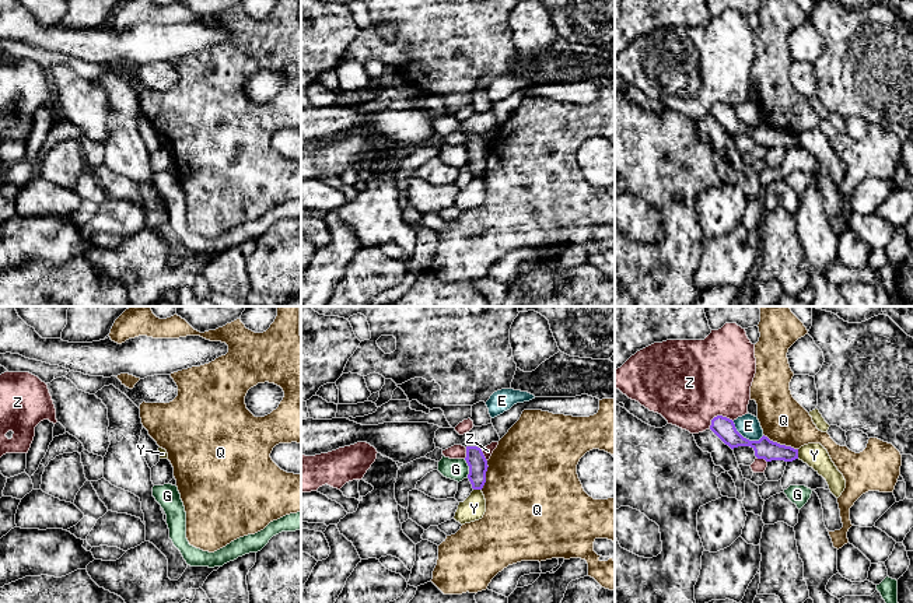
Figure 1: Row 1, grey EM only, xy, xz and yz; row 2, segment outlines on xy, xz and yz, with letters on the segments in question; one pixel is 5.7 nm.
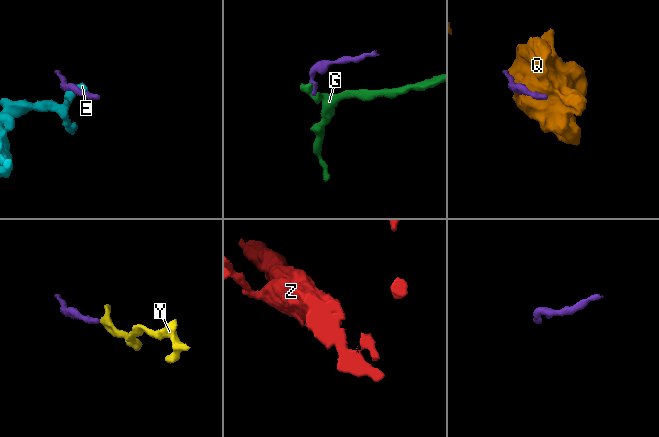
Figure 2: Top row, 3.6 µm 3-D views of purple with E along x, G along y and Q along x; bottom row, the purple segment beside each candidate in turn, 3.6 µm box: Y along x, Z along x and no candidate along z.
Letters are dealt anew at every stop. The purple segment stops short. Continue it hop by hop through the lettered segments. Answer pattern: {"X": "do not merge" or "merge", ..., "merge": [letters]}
{"E": "do not merge", "G": "do not merge", "Q": "do not merge", "Y": "do not merge", "Z": "do not merge", "merge": []}

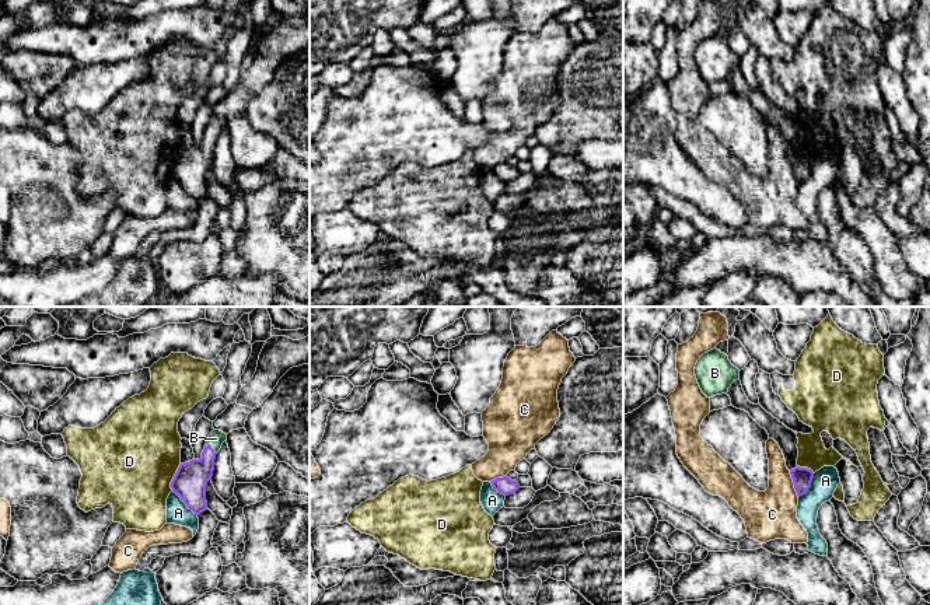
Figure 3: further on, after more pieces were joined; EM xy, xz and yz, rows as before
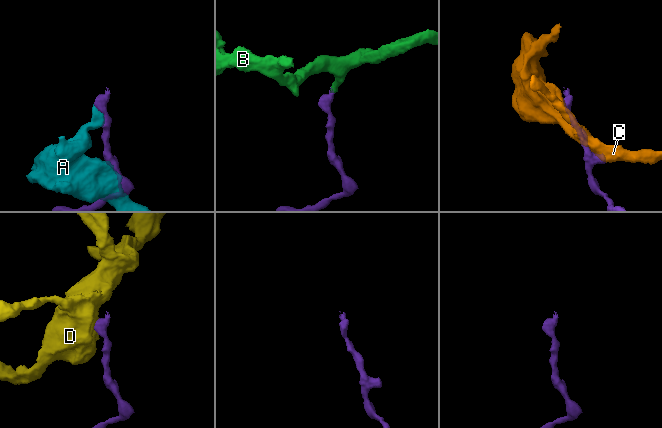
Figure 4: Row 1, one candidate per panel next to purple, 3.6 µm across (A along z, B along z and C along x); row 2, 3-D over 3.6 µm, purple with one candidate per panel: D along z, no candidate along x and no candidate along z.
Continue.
{"A": "do not merge", "B": "merge", "C": "do not merge", "D": "do not merge", "merge": ["B"]}

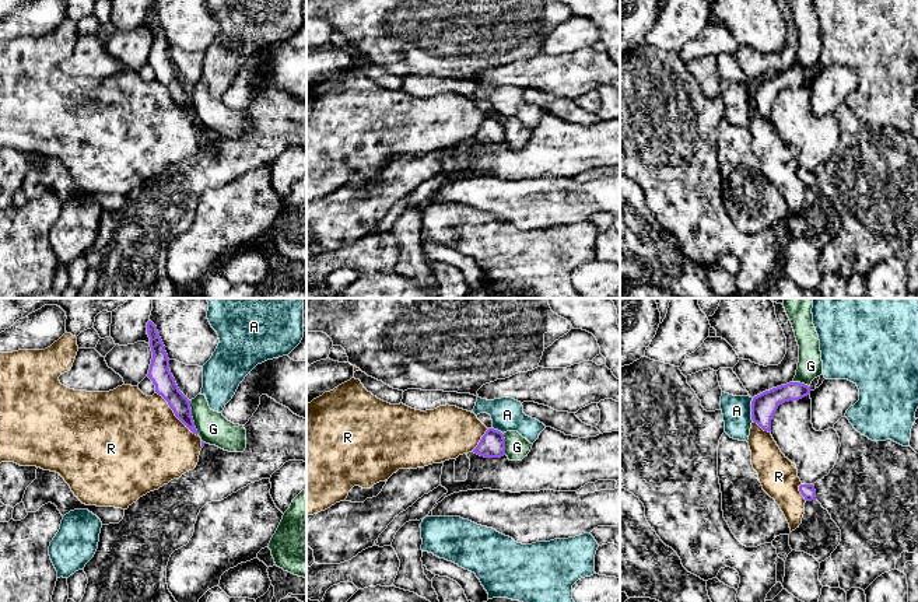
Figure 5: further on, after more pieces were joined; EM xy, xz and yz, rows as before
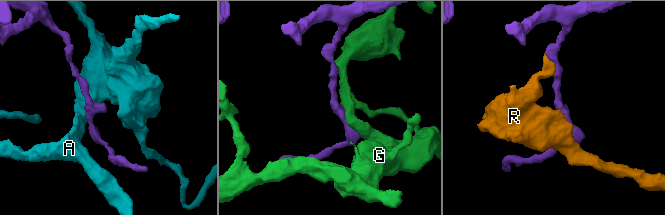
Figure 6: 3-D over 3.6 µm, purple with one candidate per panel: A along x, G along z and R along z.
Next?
{"A": "do not merge", "G": "do not merge", "R": "do not merge", "merge": []}

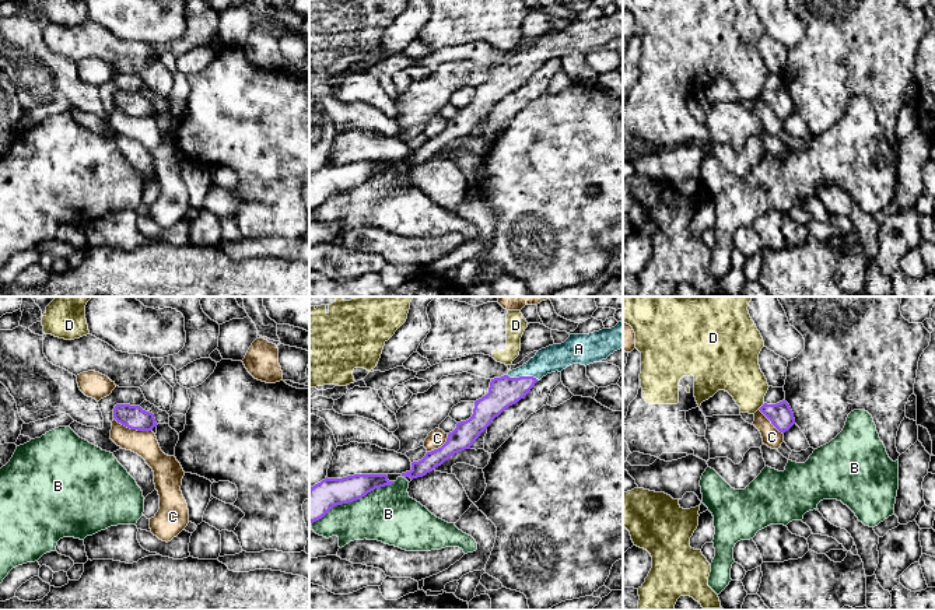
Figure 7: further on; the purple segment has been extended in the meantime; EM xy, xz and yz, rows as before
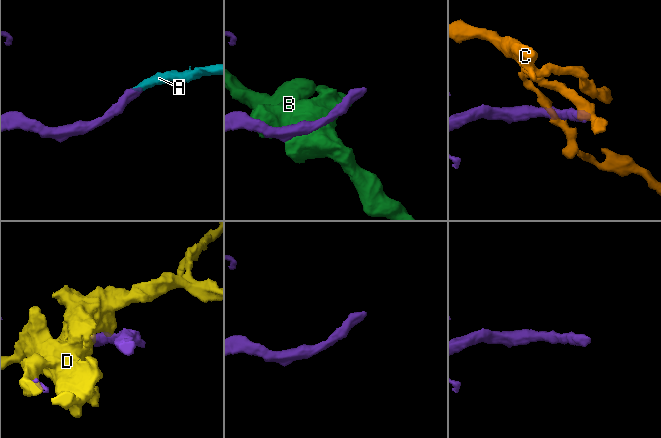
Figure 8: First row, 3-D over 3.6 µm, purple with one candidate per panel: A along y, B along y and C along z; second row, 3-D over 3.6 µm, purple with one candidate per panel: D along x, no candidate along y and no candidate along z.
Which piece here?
{"A": "merge", "B": "do not merge", "C": "do not merge", "D": "do not merge", "merge": ["A"]}

